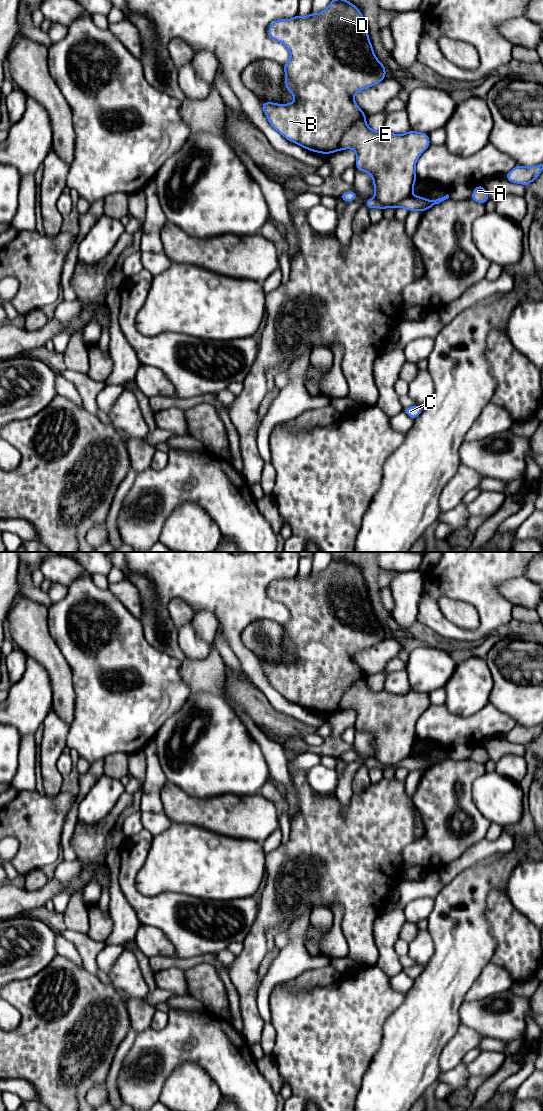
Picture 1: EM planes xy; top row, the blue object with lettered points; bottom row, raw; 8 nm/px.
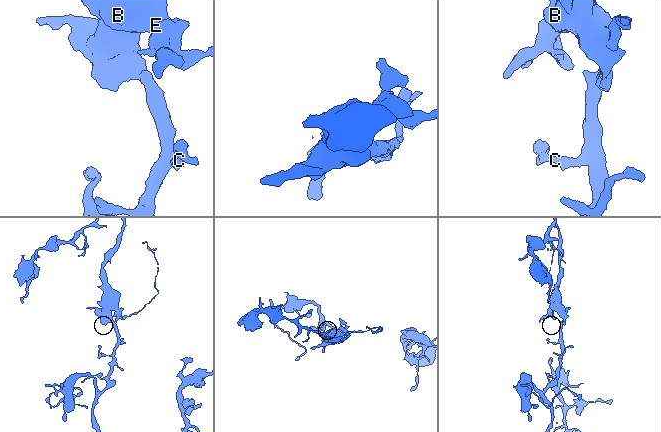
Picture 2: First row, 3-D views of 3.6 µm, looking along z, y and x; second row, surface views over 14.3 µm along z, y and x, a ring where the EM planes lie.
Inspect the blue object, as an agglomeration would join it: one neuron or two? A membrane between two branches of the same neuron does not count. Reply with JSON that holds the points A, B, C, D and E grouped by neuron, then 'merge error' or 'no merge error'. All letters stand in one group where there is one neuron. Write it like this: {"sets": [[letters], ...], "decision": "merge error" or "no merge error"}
{"sets": [["A"], ["B", "C", "D", "E"]], "decision": "merge error"}

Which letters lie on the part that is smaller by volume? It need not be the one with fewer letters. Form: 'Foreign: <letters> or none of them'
Foreign: A

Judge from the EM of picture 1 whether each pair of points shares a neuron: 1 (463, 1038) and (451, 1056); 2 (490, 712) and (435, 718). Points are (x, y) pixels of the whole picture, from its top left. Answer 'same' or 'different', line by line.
1: same
2: same

